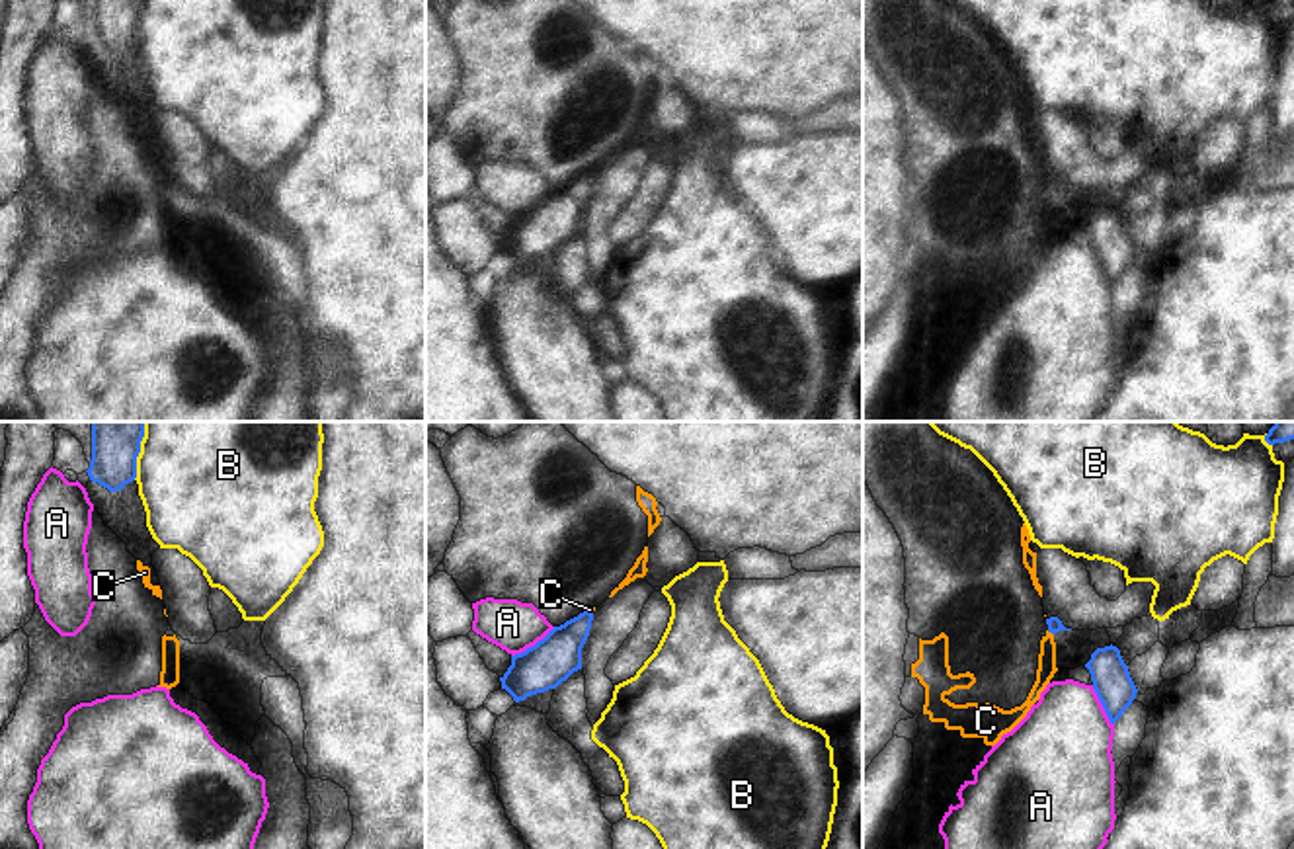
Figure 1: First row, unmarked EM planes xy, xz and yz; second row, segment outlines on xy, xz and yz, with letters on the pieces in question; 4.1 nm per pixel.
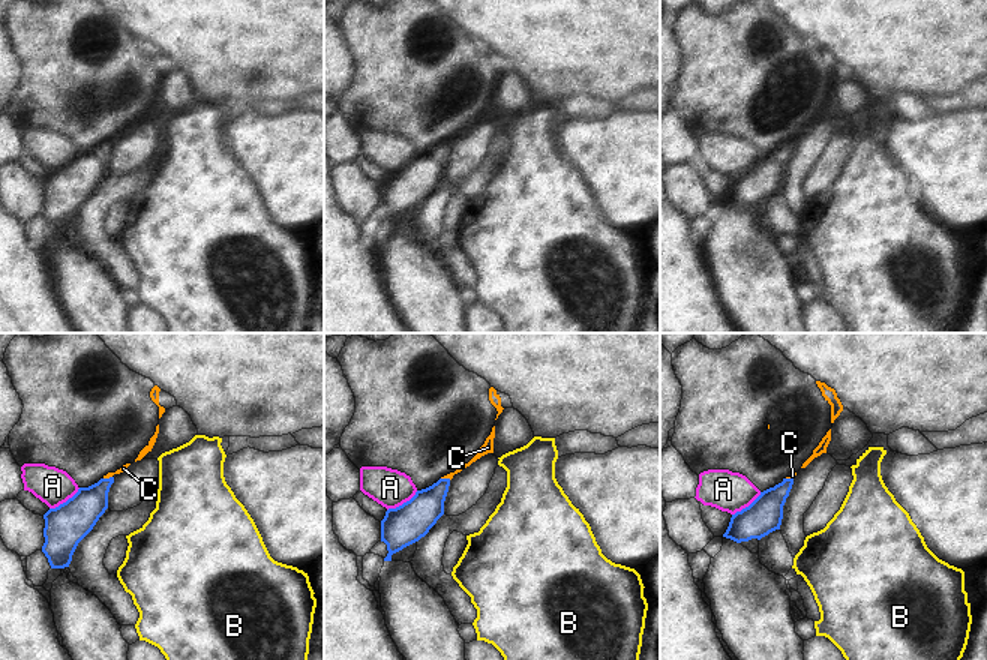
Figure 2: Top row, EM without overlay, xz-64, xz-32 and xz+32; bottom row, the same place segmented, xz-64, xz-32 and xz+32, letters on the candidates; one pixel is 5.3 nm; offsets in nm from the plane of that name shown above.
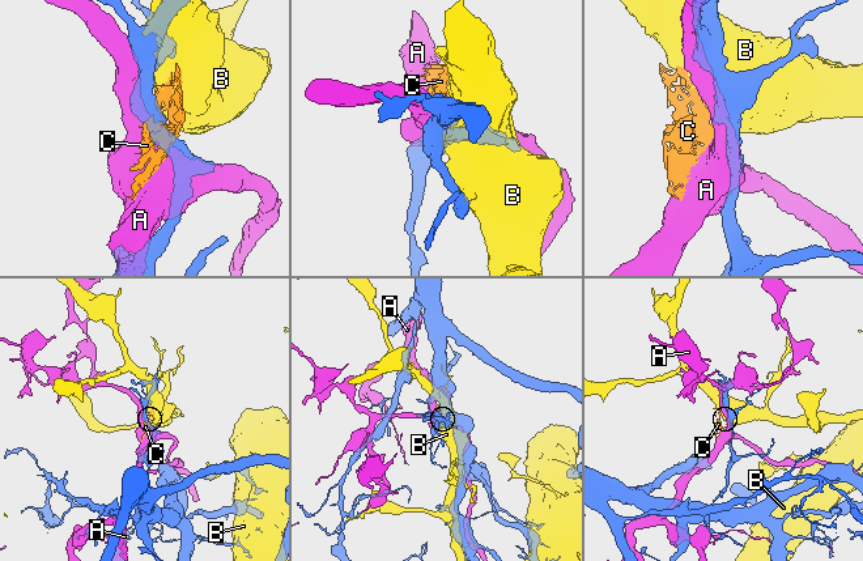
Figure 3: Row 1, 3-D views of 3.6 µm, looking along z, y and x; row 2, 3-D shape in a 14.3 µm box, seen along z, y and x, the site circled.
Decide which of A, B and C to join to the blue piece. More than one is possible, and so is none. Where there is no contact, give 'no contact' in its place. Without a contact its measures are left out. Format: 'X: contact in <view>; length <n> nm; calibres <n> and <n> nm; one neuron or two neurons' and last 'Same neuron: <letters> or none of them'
A: contact in xz; length 220 nm; calibres 190 and 200 nm; two neurons
B: contact in xy; length 180 nm; calibres 190 and 400 nm; two neurons
C: contact in yz; length 40 nm; calibres 60 and 80 nm; two neurons
Same neuron: none of them

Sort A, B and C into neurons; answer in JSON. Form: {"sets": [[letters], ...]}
{"sets": [["A"], ["B"], ["C"]]}

